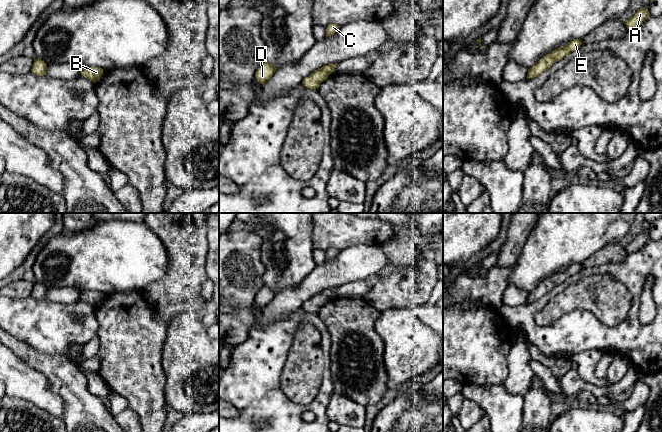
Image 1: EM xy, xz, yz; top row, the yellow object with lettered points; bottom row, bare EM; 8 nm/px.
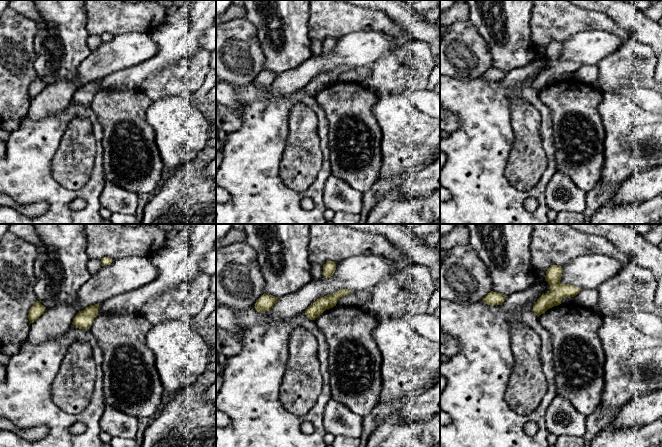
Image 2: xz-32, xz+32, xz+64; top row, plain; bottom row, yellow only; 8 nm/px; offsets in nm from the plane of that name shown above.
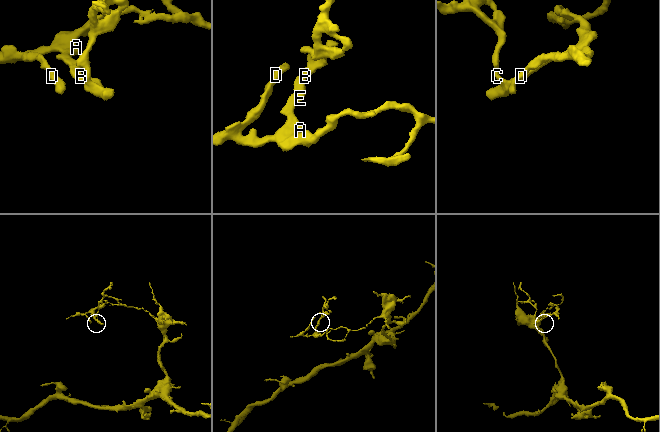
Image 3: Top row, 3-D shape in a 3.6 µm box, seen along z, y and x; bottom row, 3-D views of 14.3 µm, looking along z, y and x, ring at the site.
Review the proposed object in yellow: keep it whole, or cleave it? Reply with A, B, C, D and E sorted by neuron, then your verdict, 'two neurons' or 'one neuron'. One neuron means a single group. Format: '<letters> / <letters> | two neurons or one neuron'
A B C D E | one neuron

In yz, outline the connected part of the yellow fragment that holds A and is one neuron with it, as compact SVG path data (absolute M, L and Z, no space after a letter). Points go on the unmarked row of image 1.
M642 231L632 242L625 245L625 249L628 254L634 253L640 250L649 240L648 233Z

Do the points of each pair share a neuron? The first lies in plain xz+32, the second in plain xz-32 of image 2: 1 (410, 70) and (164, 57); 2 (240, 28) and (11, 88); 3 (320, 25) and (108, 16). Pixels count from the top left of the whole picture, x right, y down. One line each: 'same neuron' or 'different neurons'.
1: different neurons
2: same neuron
3: same neuron

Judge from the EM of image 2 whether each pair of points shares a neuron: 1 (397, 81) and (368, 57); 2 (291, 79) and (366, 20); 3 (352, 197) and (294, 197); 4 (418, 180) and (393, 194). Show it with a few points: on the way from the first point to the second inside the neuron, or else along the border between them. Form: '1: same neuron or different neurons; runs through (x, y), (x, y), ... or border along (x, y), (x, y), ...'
1: different neurons; border along (390, 51), (372, 65)
2: different neurons; border along (372, 29), (346, 33), (336, 40)
3: different neurons; border along (331, 175), (323, 190), (322, 202), (325, 208)
4: different neurons; border along (398, 186), (403, 198), (423, 196)

